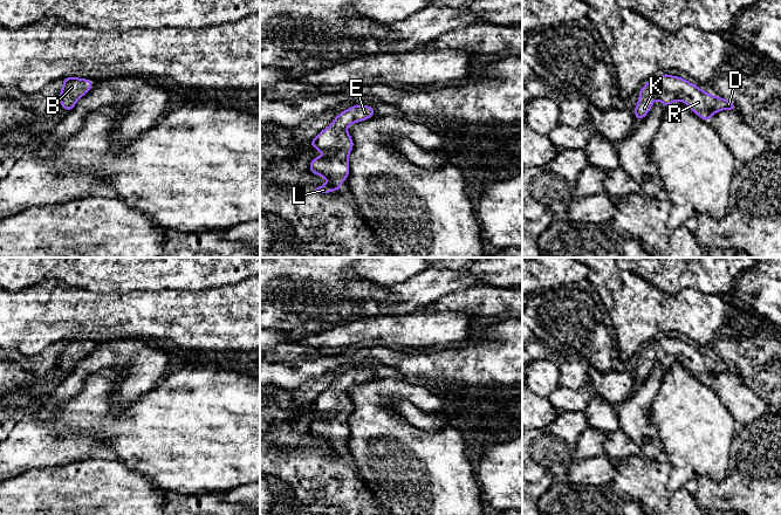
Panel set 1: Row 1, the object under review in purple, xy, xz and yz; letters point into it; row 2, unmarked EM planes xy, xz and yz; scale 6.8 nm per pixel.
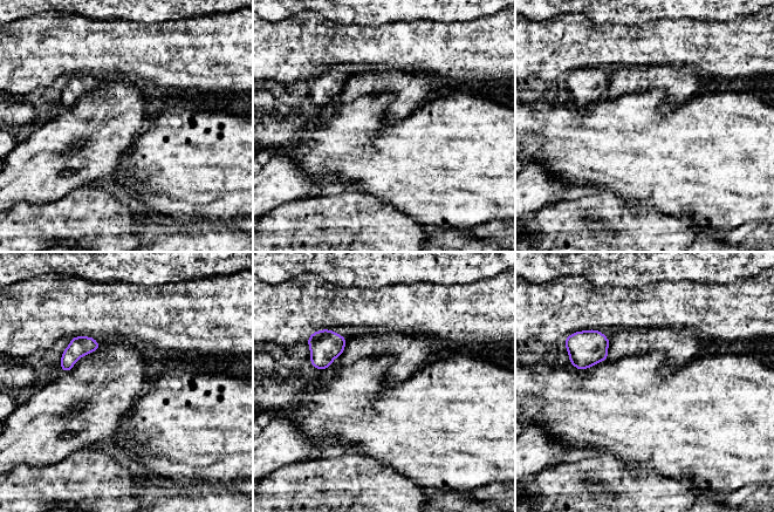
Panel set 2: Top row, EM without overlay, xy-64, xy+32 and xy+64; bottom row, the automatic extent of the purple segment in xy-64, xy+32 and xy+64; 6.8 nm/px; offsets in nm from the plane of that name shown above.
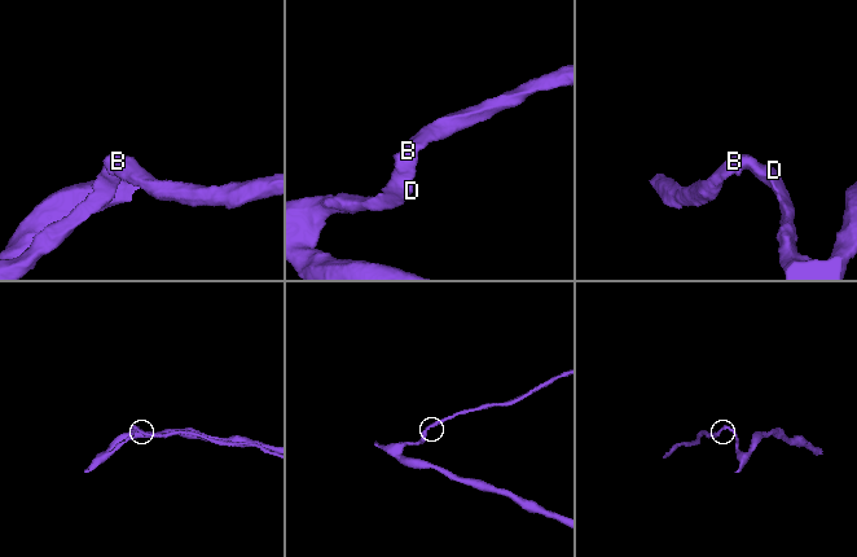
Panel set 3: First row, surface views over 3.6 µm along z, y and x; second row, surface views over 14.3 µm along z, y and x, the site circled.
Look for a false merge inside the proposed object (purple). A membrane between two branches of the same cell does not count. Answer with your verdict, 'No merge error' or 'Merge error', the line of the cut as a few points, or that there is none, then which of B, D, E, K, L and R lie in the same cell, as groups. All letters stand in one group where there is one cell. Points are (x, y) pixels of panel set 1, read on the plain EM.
No merge error. No split. Groups: B D E K L R

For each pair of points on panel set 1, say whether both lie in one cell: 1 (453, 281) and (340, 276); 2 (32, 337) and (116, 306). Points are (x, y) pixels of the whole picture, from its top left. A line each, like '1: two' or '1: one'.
1: two
2: one

